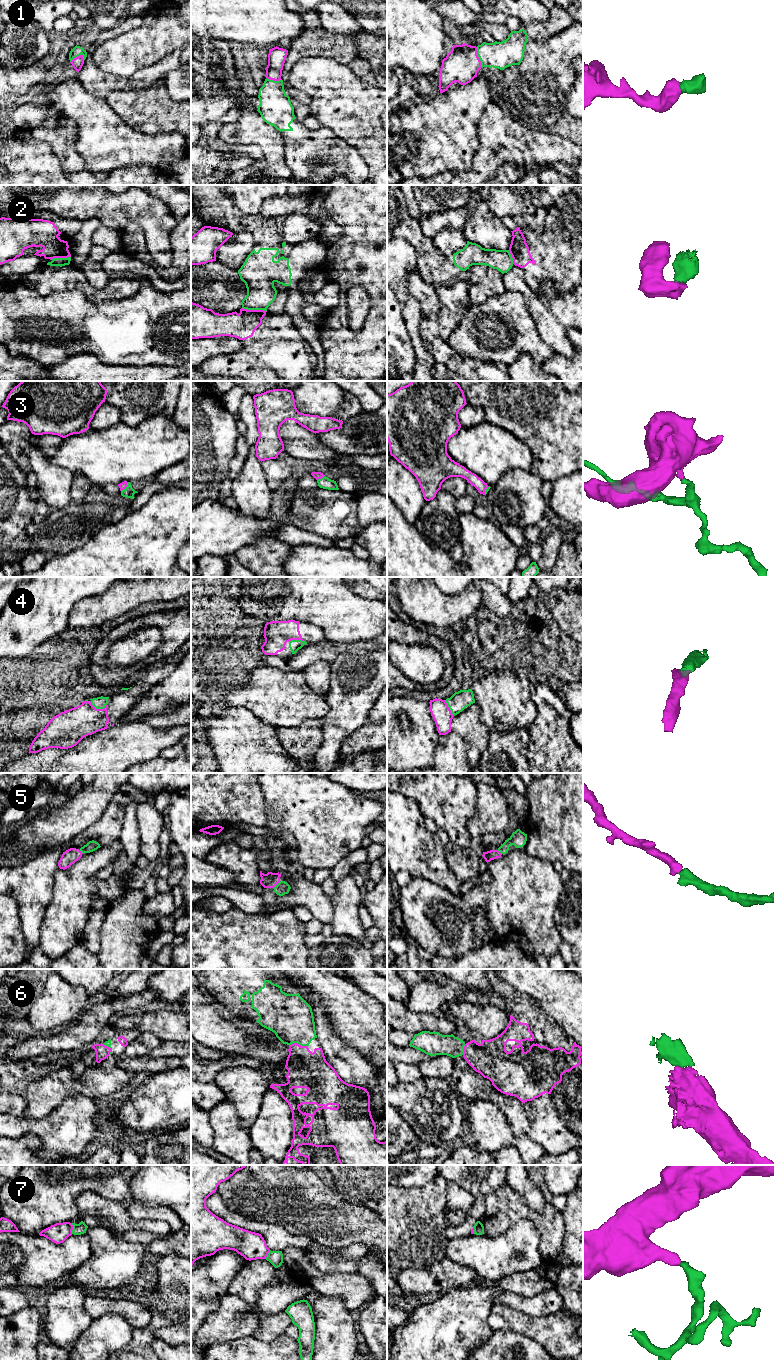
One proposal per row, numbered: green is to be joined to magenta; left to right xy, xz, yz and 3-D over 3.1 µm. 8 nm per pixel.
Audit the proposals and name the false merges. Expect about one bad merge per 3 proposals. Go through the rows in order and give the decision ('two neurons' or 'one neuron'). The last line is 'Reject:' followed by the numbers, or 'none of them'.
1: one neuron
2: two neurons
3: one neuron
4: one neuron
5: one neuron
6: one neuron
7: two neurons
Reject: 2, 7

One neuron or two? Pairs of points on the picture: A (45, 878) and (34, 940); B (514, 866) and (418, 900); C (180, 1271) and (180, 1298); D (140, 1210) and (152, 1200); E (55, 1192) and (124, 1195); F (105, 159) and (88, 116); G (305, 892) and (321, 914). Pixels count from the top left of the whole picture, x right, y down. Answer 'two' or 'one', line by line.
A: one
B: one
C: one
D: two
E: one
F: one
G: one

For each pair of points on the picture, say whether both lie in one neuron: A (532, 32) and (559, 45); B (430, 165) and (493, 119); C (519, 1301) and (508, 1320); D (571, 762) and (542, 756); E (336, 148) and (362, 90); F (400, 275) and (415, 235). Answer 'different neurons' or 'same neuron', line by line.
A: different neurons
B: different neurons
C: different neurons
D: same neuron
E: different neurons
F: different neurons

